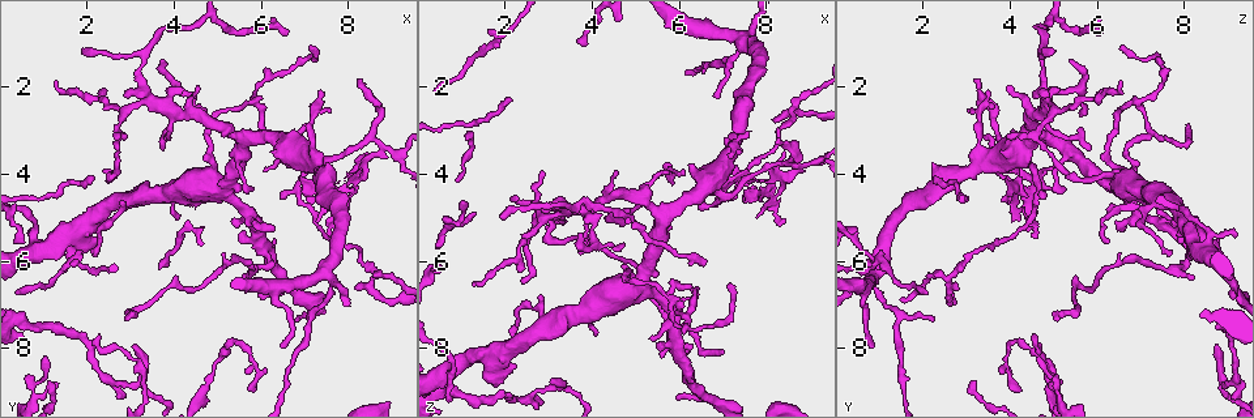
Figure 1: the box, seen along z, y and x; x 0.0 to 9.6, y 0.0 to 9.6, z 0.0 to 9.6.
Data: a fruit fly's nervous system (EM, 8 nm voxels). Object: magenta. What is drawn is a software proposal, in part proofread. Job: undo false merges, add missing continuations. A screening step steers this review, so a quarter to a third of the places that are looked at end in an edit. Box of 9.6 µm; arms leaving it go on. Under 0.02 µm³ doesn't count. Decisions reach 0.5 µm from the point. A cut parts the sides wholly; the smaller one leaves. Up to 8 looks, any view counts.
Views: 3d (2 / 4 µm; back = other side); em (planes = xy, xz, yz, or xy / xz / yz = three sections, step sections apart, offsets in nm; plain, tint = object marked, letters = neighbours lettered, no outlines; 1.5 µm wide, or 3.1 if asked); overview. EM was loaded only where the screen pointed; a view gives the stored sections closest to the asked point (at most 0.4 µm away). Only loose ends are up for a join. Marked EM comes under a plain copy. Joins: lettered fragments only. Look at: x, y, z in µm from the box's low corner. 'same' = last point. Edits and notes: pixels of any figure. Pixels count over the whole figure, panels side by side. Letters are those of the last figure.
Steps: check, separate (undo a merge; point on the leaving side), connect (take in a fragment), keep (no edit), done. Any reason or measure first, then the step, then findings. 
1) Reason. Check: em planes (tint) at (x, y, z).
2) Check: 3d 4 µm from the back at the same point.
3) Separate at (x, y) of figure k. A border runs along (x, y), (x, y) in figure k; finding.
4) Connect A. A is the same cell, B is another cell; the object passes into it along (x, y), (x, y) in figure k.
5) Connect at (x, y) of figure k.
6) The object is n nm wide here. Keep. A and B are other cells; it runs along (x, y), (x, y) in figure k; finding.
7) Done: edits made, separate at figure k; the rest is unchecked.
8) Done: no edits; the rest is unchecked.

Free end. Check: 3d 2 µm at (1.25, 1.90, 6.55).

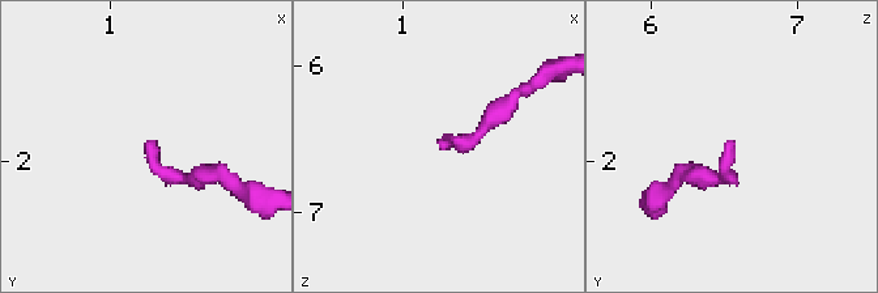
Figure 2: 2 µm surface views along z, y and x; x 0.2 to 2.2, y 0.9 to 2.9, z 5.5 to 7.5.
Check: em yz step 8 (letters) at (1.26, 1.86, 6.54).

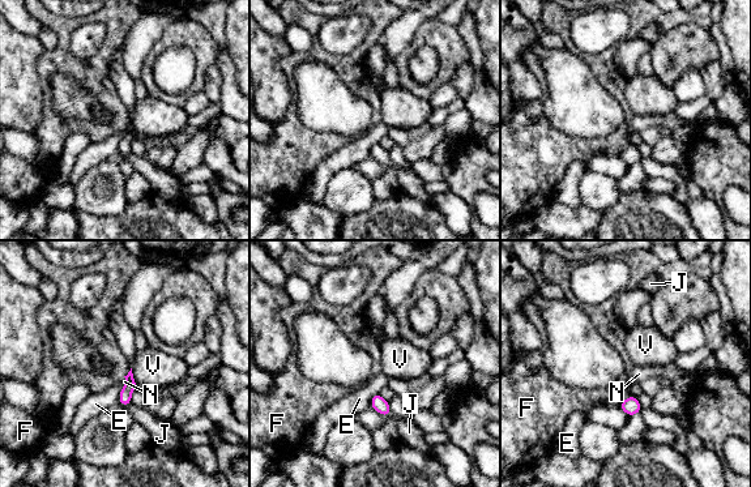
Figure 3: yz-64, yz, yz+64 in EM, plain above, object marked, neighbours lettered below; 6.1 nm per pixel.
Keep. E, F, J, N and V are other cells; none of them fits.

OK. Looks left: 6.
Thin end. Check: em planes (letters) at (6.75, 7.35, 2.25).

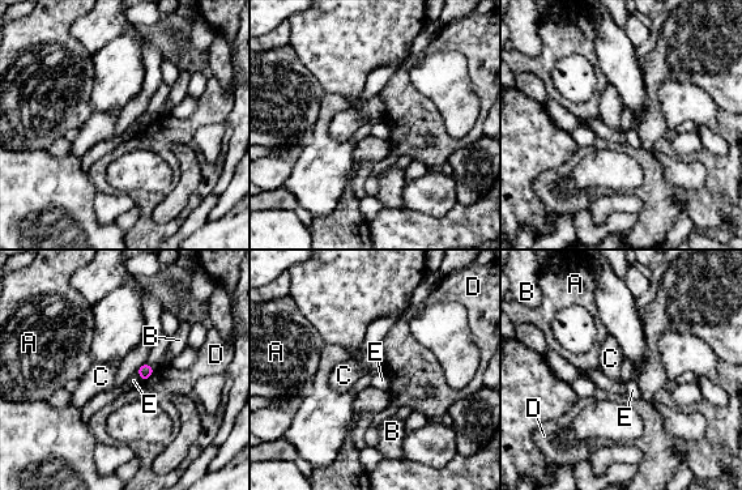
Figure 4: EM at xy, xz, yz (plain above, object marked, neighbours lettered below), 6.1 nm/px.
Keep. A, B, C, D and E are other cells; a border runs along (136, 370), (141, 380) in figure 4; none of them fits.

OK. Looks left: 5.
Thick turns thin. Check: em planes (letters) at (7.05, 4.00, 4.60).

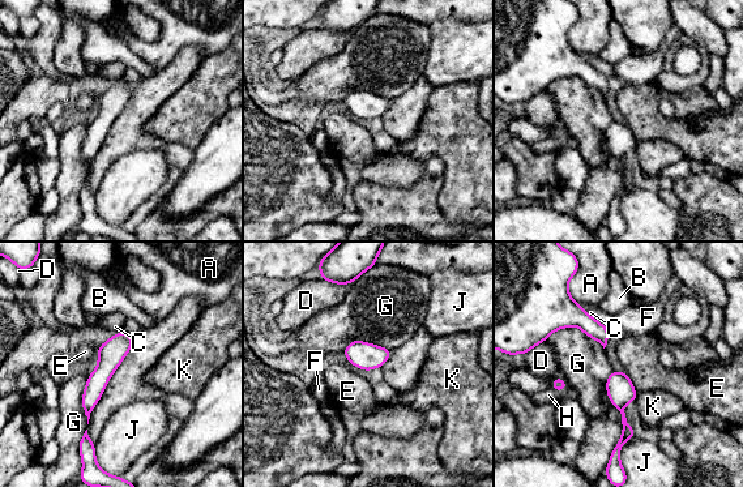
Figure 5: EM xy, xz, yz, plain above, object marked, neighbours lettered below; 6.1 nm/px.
The object is 50 nm wide here. Keep. A, B, C, D, E, F, G, H, J and K are other cells; a border runs along (88, 377), (82, 397), (86, 423) in figure 5; one neuron here.

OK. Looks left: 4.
Done: no edits; the rest is unchecked.

